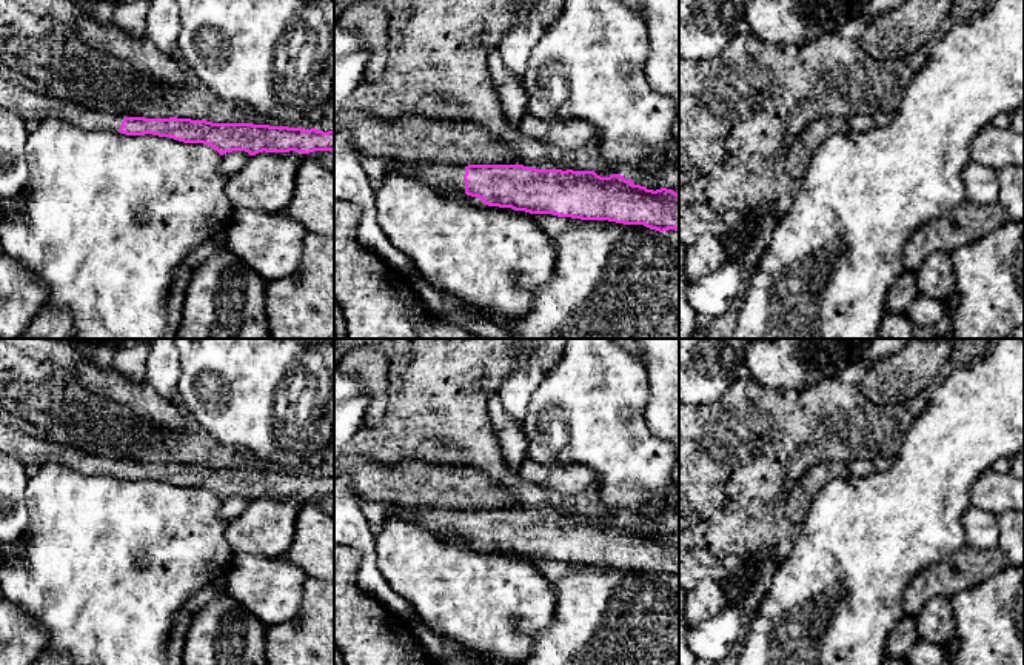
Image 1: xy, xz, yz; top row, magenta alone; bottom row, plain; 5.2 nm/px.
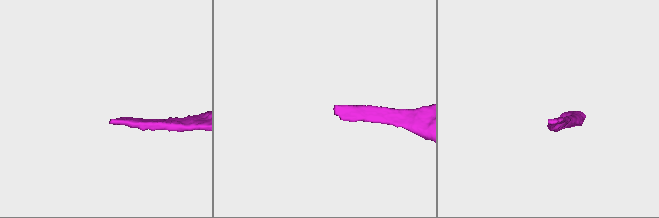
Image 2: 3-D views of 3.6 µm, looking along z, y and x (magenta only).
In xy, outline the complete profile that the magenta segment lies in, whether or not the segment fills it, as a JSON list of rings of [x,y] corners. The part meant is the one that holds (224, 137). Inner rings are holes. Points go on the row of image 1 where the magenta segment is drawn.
[[[0,75],[0,106],[26,123],[60,119],[88,131],[112,131],[126,135],[152,134],[183,143],[203,143],[220,155],[231,151],[302,152],[334,151],[334,131],[288,128],[253,123],[212,123],[191,119],[117,117],[72,103],[43,102],[42,94],[17,86]]]

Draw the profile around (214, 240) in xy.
[[[220,228],[211,232],[196,249],[192,249],[185,257],[185,260],[182,262],[176,272],[182,269],[192,272],[194,269],[197,269],[202,263],[212,257],[222,245],[226,243],[226,237],[228,228]]]

